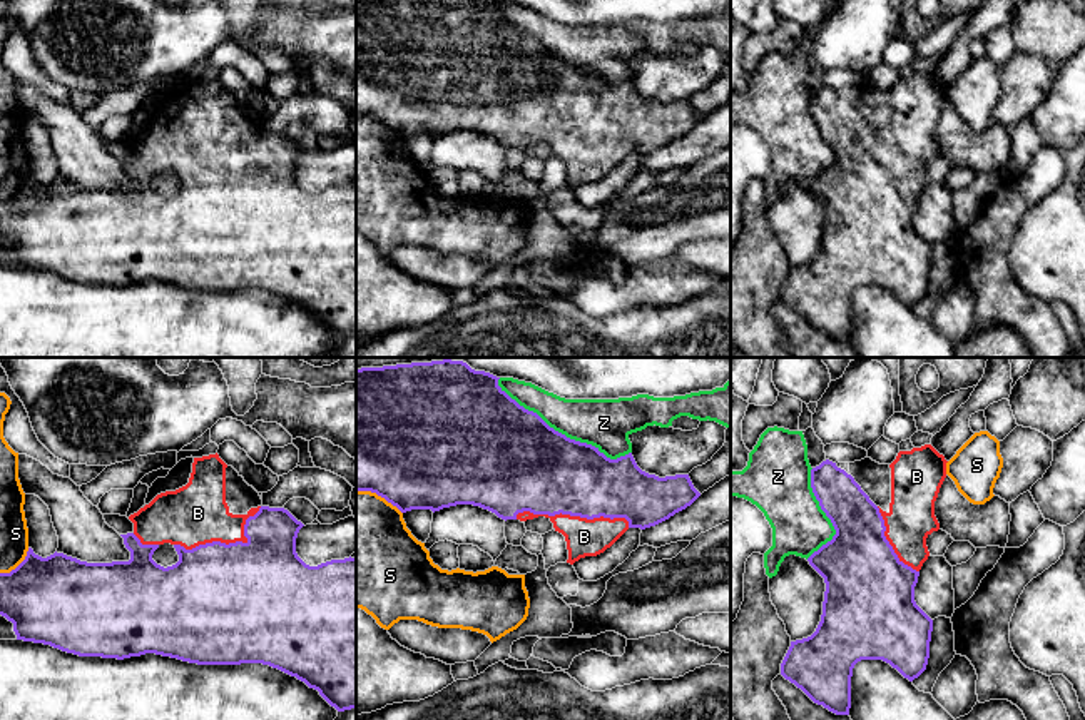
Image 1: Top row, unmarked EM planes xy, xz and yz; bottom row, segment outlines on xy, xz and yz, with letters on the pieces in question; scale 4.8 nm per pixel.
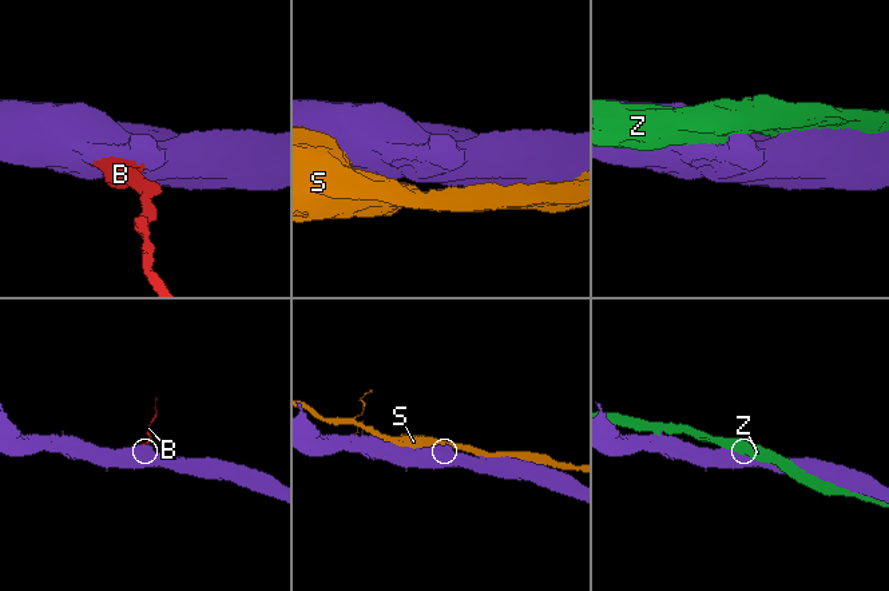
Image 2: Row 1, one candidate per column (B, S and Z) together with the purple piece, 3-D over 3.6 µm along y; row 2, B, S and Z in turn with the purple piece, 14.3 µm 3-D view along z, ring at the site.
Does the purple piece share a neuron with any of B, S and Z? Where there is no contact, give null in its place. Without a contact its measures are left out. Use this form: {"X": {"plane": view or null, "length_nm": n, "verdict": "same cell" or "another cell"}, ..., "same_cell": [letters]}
{"B": {"plane": "xz", "length_nm": 550, "verdict": "same cell"}, "S": {"plane": "xy", "length_nm": 190, "verdict": "another cell"}, "Z": {"plane": "xz", "length_nm": 750, "verdict": "another cell"}, "same_cell": ["B"]}

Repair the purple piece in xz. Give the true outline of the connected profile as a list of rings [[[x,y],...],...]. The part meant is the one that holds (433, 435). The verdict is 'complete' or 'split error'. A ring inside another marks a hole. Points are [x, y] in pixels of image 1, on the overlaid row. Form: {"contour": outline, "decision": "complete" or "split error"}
{"contour": [[[450,357],[356,369],[356,491],[376,493],[401,513],[473,505],[505,521],[545,516],[565,536],[570,565],[604,553],[629,528],[645,530],[669,520],[700,496],[689,474],[659,478],[642,471],[632,453],[610,459],[599,448],[555,431],[512,399],[498,379]]], "decision": "split error"}

